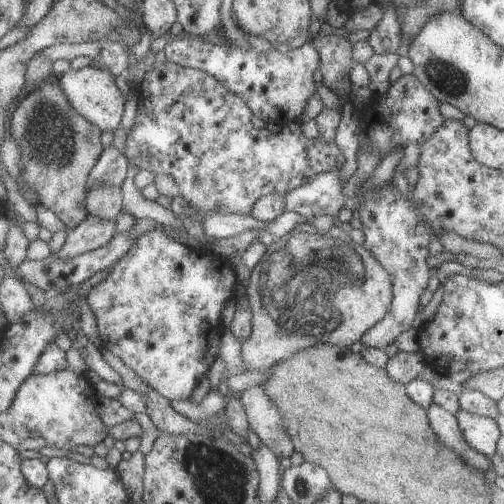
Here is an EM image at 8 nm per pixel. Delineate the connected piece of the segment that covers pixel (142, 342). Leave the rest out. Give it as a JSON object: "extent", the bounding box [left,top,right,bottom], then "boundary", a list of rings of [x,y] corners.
{"extent":[86,229,240,400],"boundary":[[[153,229],[141,235],[134,242],[131,250],[114,266],[106,279],[91,288],[86,300],[97,320],[98,332],[103,346],[112,350],[113,354],[116,354],[129,368],[132,368],[147,384],[169,400],[187,400],[187,398],[191,398],[193,390],[197,389],[197,386],[202,382],[201,380],[207,376],[207,372],[211,370],[211,366],[219,358],[219,346],[215,348],[211,344],[209,334],[213,334],[215,330],[217,330],[217,334],[223,332],[223,310],[227,308],[227,302],[236,300],[239,286],[240,281],[237,278],[237,272],[235,272],[234,265],[229,257],[217,255],[209,250],[187,246],[187,244],[171,238],[163,230]]]}

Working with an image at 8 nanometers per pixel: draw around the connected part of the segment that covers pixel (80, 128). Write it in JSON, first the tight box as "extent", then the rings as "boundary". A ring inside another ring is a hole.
{"extent":[10,76,105,230],"boundary":[[[59,76],[49,78],[38,85],[15,107],[10,121],[10,135],[22,150],[23,170],[20,180],[24,181],[39,194],[39,203],[50,208],[68,226],[69,230],[77,228],[87,214],[89,177],[100,156],[104,153],[105,146],[101,142],[103,131],[100,126],[85,118],[69,100]],[[57,176],[61,184],[73,182],[79,194],[73,198],[77,204],[65,202],[65,194],[55,192]]]}

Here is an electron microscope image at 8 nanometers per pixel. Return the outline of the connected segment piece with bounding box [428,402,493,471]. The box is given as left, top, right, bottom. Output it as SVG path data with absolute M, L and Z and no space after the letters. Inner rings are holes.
M434 402L428 408L428 415L440 440L456 450L471 466L485 471L493 465L490 457L470 445L465 438L464 431L461 430L456 414Z

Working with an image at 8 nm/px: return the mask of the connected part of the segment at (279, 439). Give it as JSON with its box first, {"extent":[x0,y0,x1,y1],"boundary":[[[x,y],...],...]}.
{"extent":[240,386,296,458],"boundary":[[[265,386],[248,388],[240,396],[250,420],[250,428],[261,442],[273,448],[280,458],[291,456],[296,451],[292,436],[280,408]]]}

